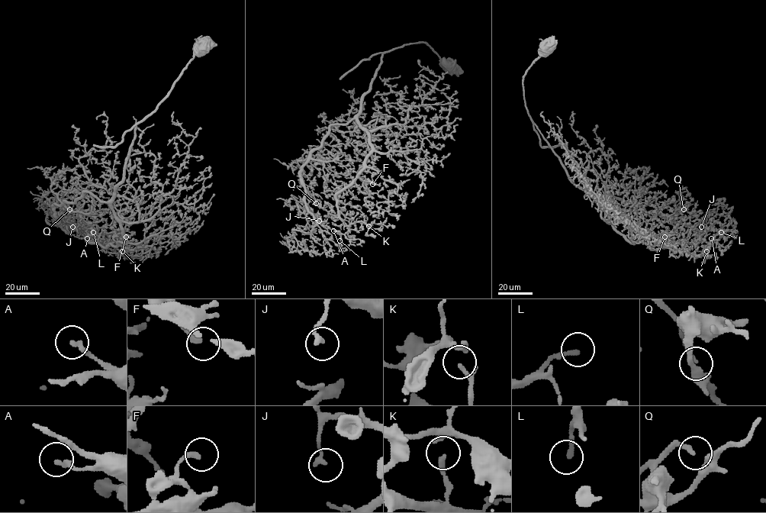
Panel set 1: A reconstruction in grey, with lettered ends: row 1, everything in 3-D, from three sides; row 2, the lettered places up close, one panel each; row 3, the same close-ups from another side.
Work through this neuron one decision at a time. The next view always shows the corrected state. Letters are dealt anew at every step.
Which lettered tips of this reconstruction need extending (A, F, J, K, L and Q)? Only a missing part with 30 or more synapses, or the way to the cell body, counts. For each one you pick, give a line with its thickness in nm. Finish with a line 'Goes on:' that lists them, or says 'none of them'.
Goes on: none of them

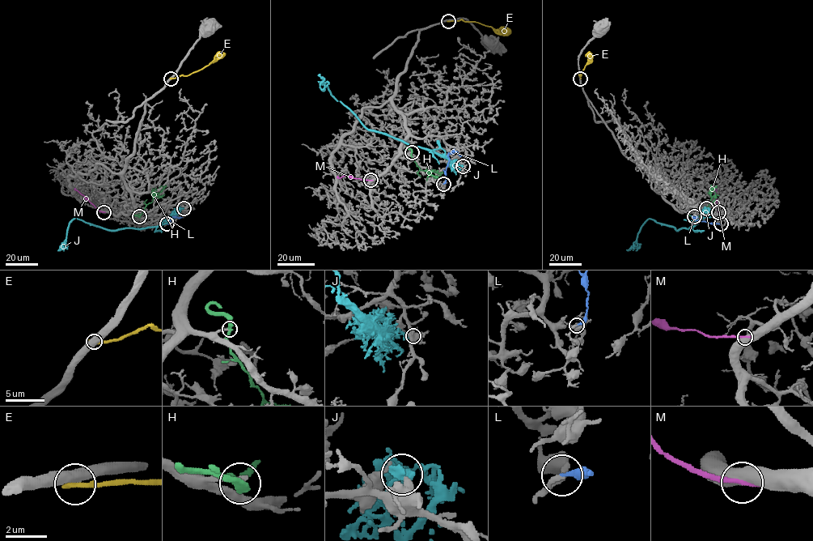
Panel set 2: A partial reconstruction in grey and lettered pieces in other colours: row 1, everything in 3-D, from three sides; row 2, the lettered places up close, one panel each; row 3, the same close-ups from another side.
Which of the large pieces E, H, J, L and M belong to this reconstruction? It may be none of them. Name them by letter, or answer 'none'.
none

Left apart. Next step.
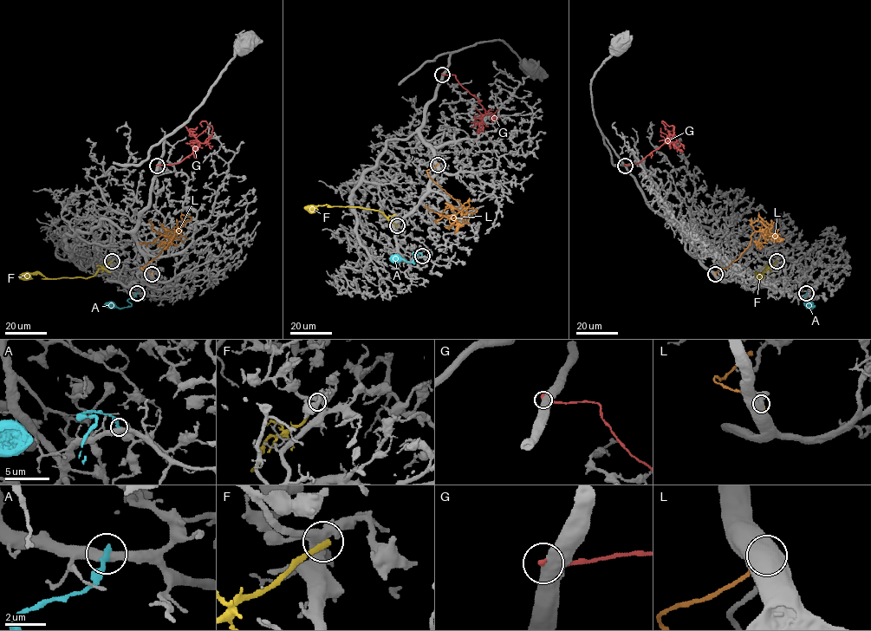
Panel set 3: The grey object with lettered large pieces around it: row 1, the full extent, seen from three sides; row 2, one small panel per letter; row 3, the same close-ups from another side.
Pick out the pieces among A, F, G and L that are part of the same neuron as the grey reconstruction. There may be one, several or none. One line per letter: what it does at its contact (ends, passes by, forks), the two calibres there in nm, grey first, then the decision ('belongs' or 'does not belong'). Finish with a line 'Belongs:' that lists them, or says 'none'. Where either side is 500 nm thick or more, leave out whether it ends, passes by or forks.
A: it ends; calibres 460 and 280 nm; does not belong
F: it ends; calibres 480 and 280 nm; does not belong
G: calibres 550 and 240 nm; does not belong
L: calibres 550 and 320 nm; does not belong
Belongs: none

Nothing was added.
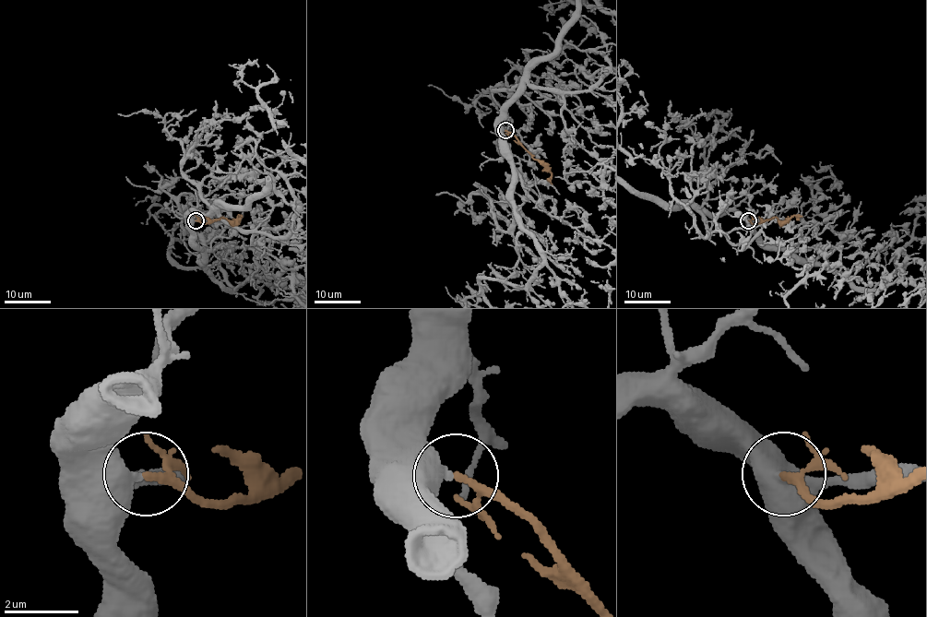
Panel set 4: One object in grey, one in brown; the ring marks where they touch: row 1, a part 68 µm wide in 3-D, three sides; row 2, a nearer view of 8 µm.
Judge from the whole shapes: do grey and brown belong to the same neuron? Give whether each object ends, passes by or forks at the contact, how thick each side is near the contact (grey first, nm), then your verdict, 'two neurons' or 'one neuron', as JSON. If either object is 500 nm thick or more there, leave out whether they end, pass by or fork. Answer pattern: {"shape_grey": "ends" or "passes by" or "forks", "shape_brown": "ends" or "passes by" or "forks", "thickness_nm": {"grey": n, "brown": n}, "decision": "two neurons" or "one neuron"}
{"thickness_nm": {"grey": 550, "brown": 160}, "decision": "one neuron"}

